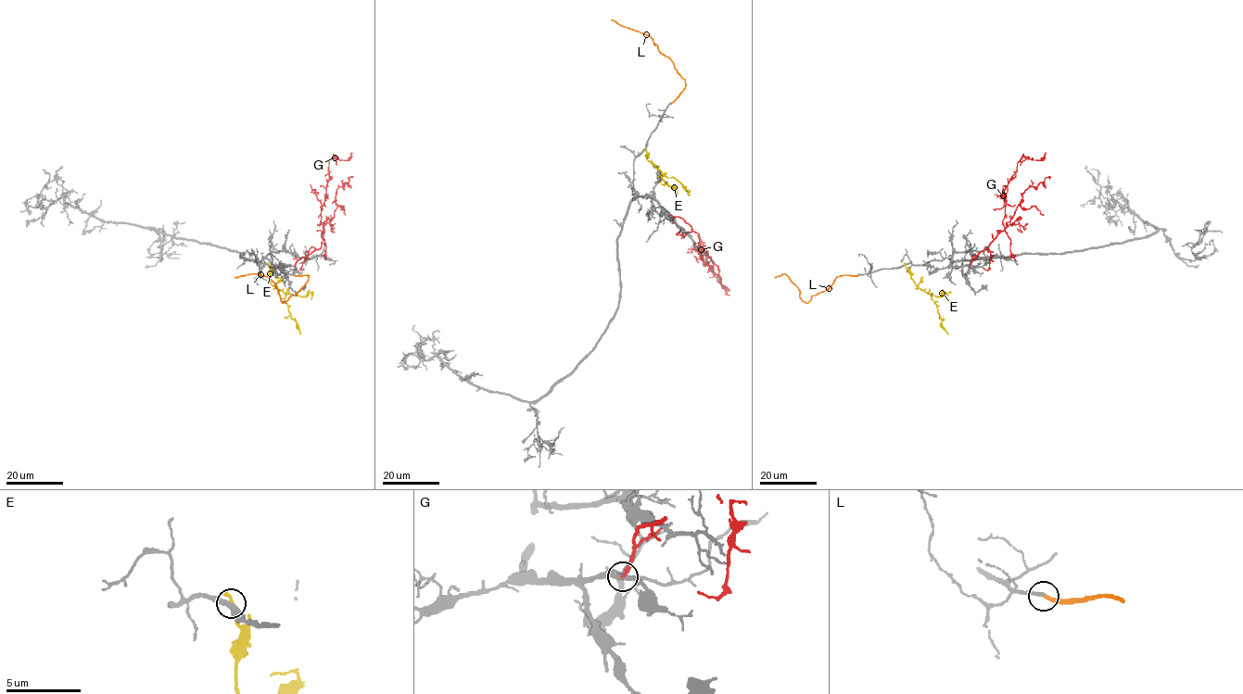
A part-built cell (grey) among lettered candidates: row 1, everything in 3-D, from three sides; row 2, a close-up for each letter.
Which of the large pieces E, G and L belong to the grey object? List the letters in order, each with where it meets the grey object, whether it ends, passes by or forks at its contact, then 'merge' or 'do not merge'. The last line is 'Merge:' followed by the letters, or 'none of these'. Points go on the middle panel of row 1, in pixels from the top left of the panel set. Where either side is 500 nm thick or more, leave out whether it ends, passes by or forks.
E: (645, 150) | it ends | do not merge
G: (670, 214) | it ends | do not merge
L: (670, 104) | it ends | do not merge
Merge: none of these

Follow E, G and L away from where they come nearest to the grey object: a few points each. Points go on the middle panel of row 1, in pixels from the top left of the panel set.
E: (645, 150), (646, 158), (678, 194)
G: (670, 214), (680, 217), (698, 233), (700, 249), (697, 249), (703, 247), (705, 262), (713, 274), (729, 290)
L: (670, 103), (685, 83), (673, 62), (644, 33), (611, 19)

